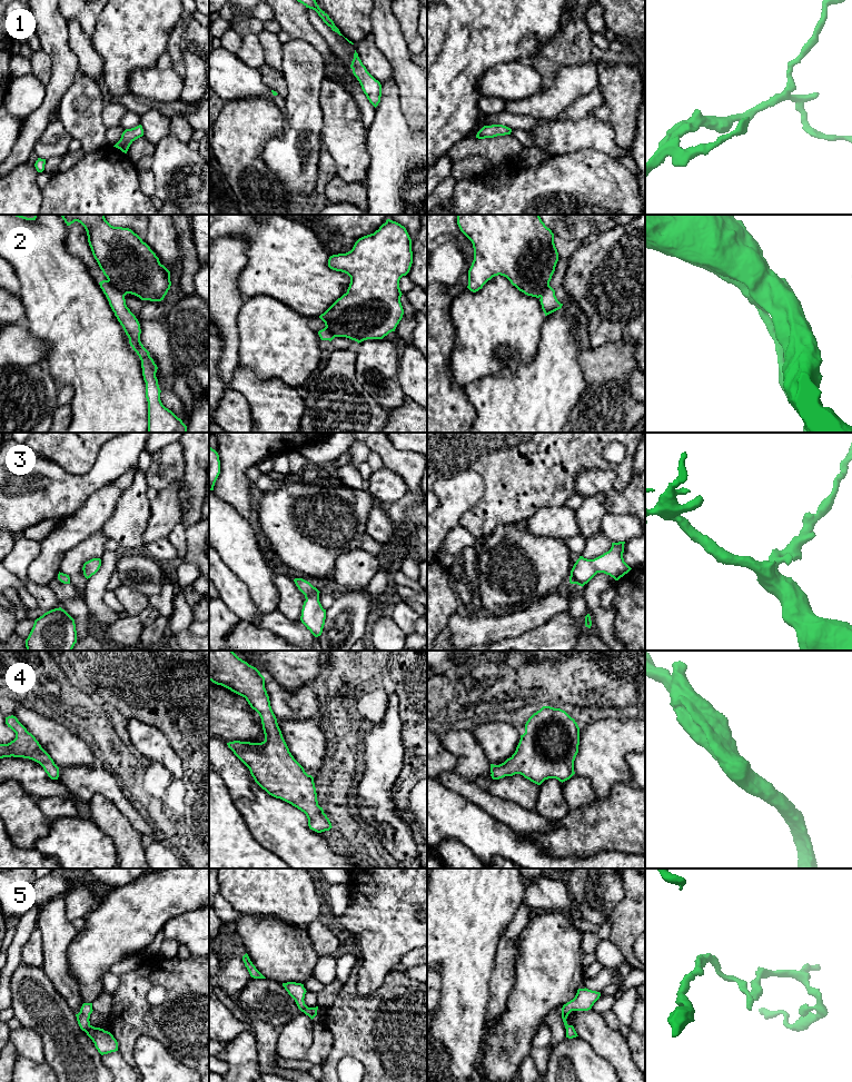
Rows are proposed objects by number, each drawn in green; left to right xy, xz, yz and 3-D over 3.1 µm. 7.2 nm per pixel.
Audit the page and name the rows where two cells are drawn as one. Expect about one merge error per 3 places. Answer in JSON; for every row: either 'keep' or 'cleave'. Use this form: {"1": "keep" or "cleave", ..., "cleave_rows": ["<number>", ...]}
{"1": "keep", "2": "cleave", "3": "keep", "4": "keep", "5": "cleave", "cleave_rows": ["2", "5"]}

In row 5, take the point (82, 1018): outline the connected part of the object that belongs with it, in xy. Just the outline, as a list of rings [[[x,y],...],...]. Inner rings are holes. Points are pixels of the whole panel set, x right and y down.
[[[83,1003],[80,1012],[76,1014],[78,1024],[82,1031],[86,1032],[86,1030],[90,1026],[90,1014],[92,1013],[92,1003]]]

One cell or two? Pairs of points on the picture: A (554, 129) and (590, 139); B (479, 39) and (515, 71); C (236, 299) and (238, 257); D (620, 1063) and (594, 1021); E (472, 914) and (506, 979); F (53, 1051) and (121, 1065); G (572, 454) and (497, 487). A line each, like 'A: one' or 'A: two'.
A: one
B: two
C: one
D: one
E: two
F: two
G: one

